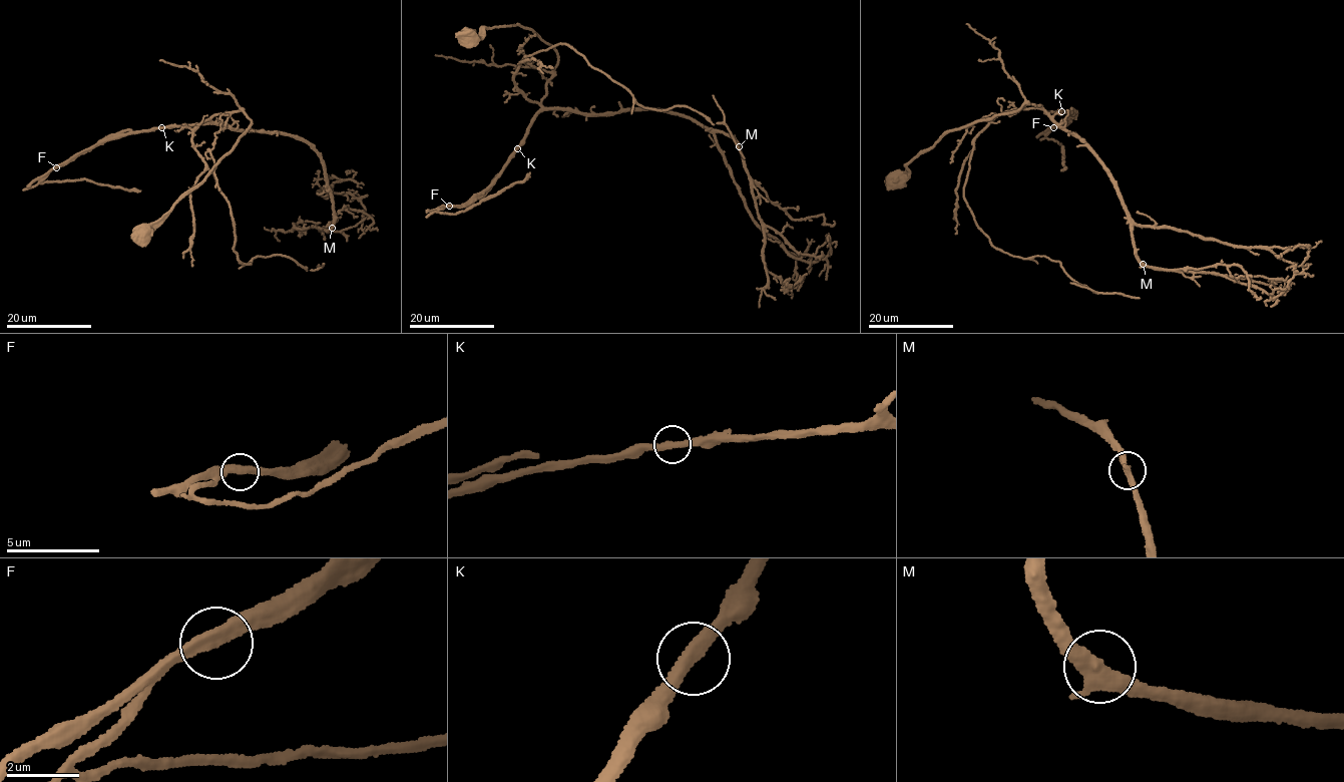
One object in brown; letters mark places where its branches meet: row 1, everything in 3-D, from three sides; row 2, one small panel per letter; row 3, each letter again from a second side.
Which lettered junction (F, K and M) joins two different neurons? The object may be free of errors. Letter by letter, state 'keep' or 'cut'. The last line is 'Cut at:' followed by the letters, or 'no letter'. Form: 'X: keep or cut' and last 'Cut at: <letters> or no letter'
F: cut
K: keep
M: keep
Cut at: F

